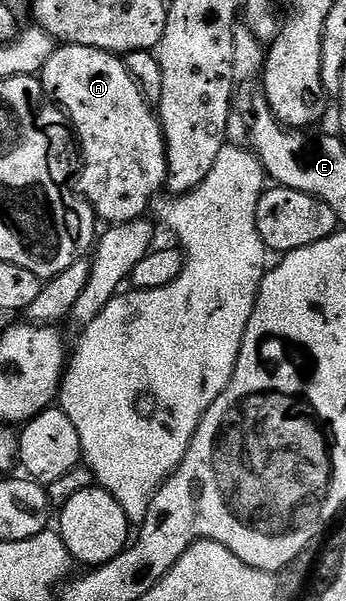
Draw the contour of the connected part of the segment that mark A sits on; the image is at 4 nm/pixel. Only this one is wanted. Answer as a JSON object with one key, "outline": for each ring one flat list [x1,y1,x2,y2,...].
{"outline":[[63,43,49,55,41,80,44,94,67,114,77,138,82,161,78,188,91,204,96,218,100,222,107,221,103,223,108,226,140,220,146,214,143,212,150,207,151,200,159,192,162,194,167,184,167,144,152,102,144,99,142,91,123,65,123,57,97,47]]}

